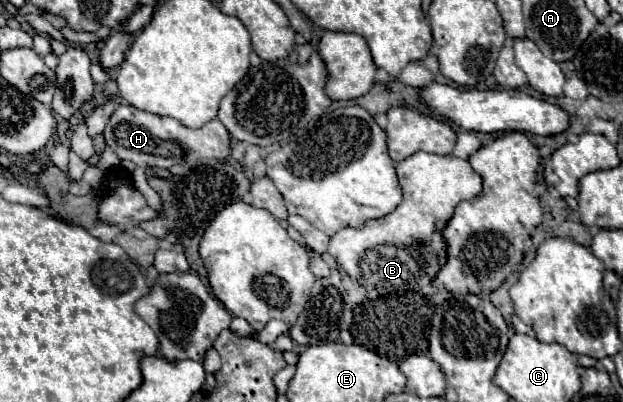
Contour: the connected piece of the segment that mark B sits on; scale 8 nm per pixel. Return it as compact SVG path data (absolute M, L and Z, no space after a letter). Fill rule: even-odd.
M420 151L400 161L396 171L404 191L402 203L382 219L340 229L328 245L328 253L344 267L350 279L358 287L368 289L368 299L428 287L446 261L448 243L442 231L452 219L454 207L462 199L472 199L482 191L482 177L470 167L470 161L454 155Z

